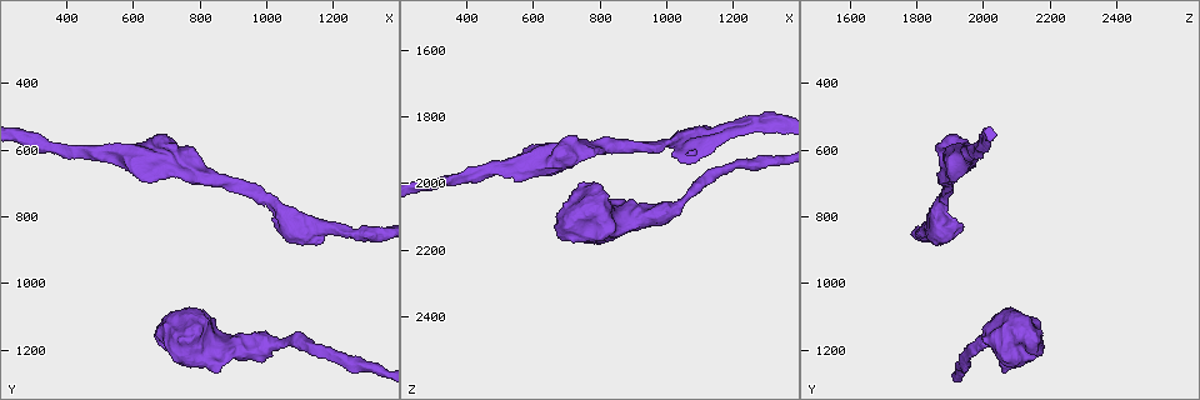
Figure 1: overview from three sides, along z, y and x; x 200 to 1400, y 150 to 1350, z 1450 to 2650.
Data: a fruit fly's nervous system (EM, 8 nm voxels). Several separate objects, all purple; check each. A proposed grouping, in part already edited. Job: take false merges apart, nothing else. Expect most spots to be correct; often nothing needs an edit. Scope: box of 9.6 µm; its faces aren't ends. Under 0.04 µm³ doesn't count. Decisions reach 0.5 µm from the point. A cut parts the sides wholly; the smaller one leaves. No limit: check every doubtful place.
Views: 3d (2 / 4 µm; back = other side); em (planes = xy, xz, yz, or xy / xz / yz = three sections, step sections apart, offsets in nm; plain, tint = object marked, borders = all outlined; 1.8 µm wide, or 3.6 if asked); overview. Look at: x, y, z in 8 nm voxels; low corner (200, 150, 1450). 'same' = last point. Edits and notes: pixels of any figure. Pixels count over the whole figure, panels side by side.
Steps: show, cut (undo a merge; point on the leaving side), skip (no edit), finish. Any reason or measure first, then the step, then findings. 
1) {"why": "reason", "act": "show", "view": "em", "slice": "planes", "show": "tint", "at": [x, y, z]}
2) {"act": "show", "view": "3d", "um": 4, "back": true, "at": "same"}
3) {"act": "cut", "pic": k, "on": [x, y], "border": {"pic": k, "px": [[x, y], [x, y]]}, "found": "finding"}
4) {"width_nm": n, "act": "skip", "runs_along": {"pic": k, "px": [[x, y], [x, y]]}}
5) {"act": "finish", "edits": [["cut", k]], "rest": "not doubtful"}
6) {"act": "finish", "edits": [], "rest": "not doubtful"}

{"why": "thick turns thin", "act": "show", "view": "em", "um": 3.6, "slice": "planes", "show": "tint", "at": [980, 1190, 2100]}

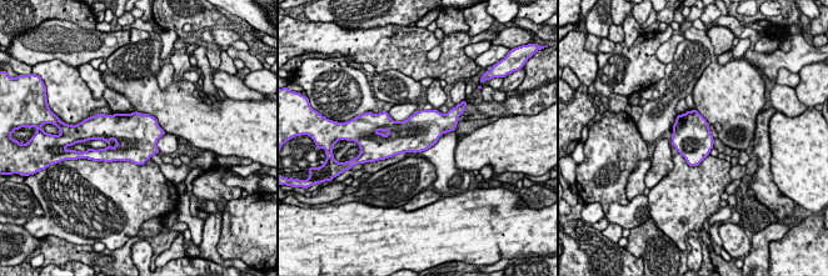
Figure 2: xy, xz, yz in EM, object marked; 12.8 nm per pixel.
{"act": "skip", "found": "one neuron here"}

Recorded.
{"act": "show", "view": "em", "slice": "planes", "show": "tint", "at": [1060, 800, 1850]}

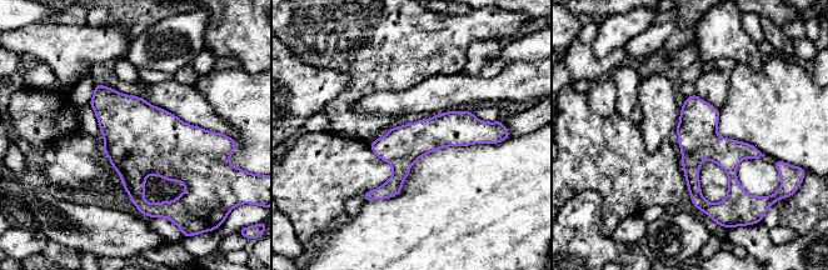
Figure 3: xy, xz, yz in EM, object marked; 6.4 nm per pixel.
{"act": "skip", "runs_along": {"pic": 3, "px": [[487, 130], [430, 134], [368, 196]]}, "found": "continuous, no second neuron"}

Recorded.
{"why": "thick turns thin", "act": "show", "view": "em", "um": 3.6, "slice": "xz", "step": 4, "show": "tint", "at": [700, 620, 1910]}

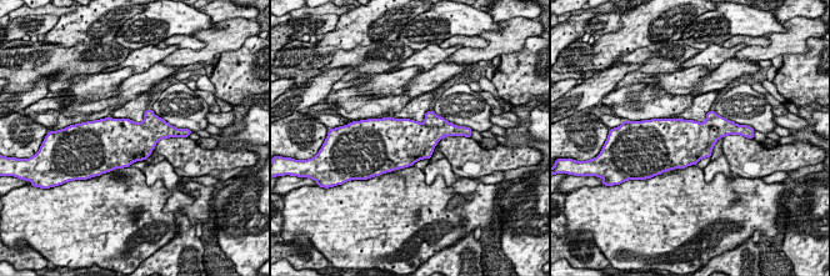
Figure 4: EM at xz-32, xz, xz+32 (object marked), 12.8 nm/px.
{"act": "show", "view": "em", "um": 3.6, "slice": "planes", "show": "tint", "at": "same"}

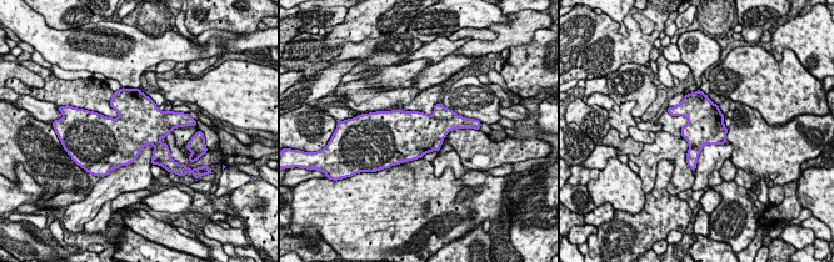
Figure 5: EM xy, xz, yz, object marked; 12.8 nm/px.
{"act": "skip", "found": "one neuron here"}

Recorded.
{"why": "sharp bend", "act": "show", "view": "em", "slice": "planes", "show": "tint", "at": [840, 1160, 2150]}

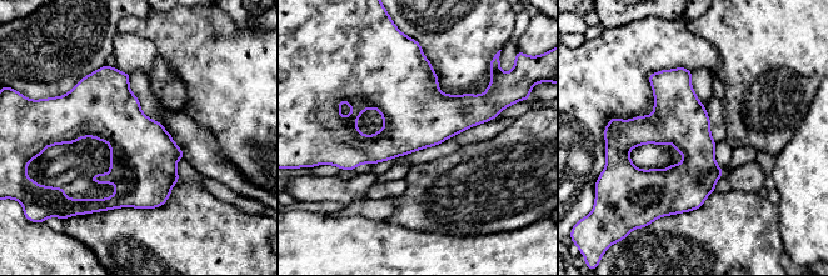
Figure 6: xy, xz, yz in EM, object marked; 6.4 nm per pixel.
{"width_nm": 340, "act": "skip", "found": "continuous, no second neuron"}

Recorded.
{"act": "finish", "edits": [], "rest": "not doubtful"}

